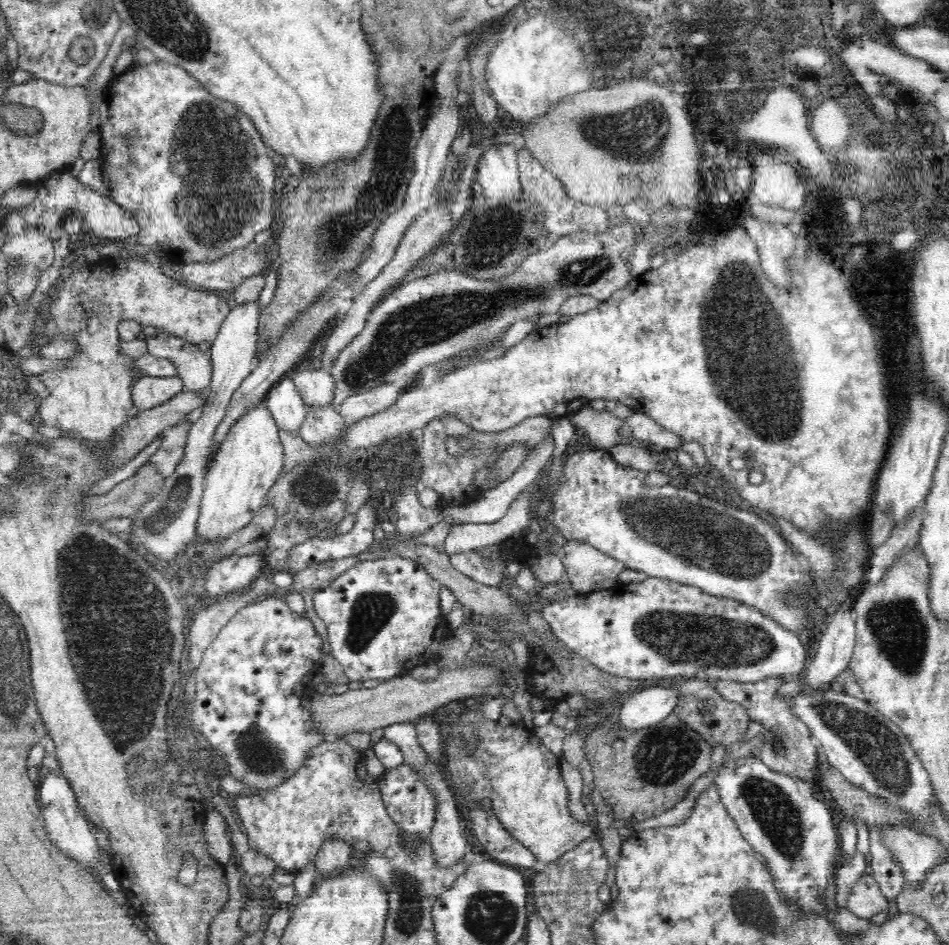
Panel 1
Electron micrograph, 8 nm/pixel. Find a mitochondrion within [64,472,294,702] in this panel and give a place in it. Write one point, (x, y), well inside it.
(171, 511)

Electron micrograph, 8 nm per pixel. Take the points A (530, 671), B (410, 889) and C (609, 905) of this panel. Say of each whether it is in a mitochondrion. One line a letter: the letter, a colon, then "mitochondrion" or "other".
A: other
B: mitochondrion
C: other

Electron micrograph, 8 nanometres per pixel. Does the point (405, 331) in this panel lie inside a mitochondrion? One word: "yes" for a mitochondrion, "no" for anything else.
yes

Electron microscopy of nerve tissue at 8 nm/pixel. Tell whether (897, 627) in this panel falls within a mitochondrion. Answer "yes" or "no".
yes

